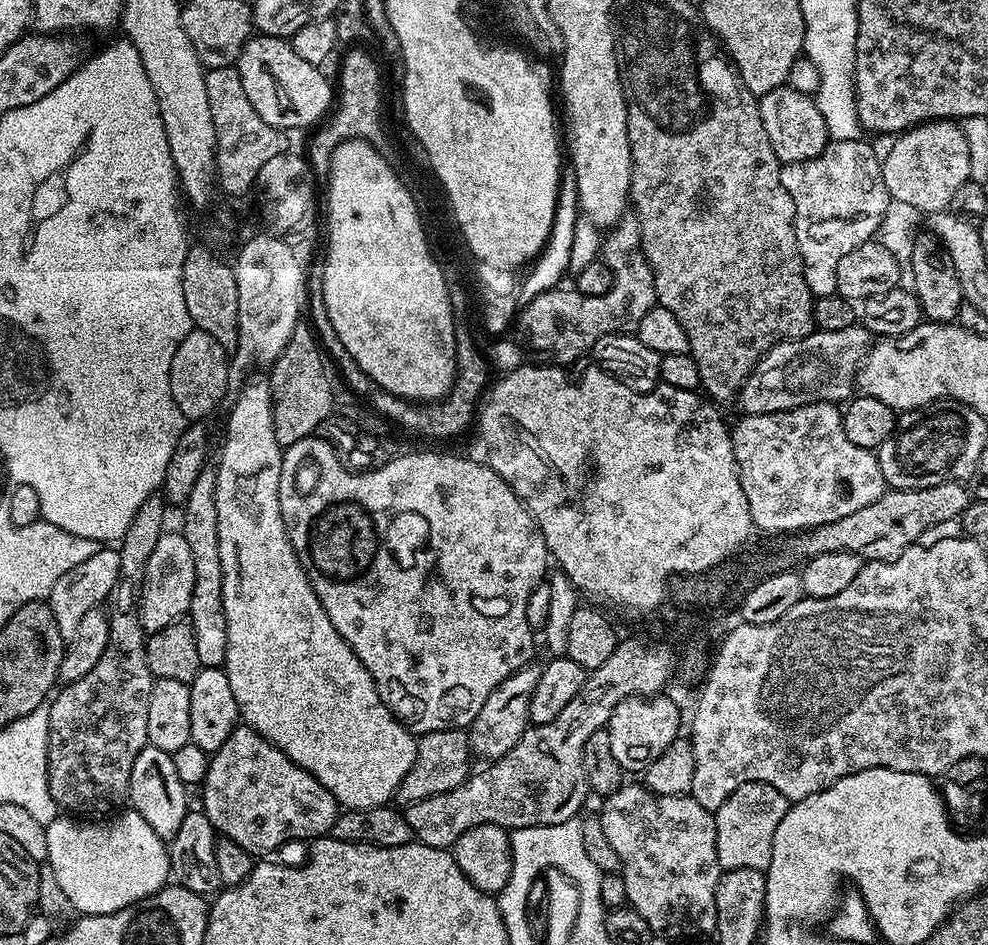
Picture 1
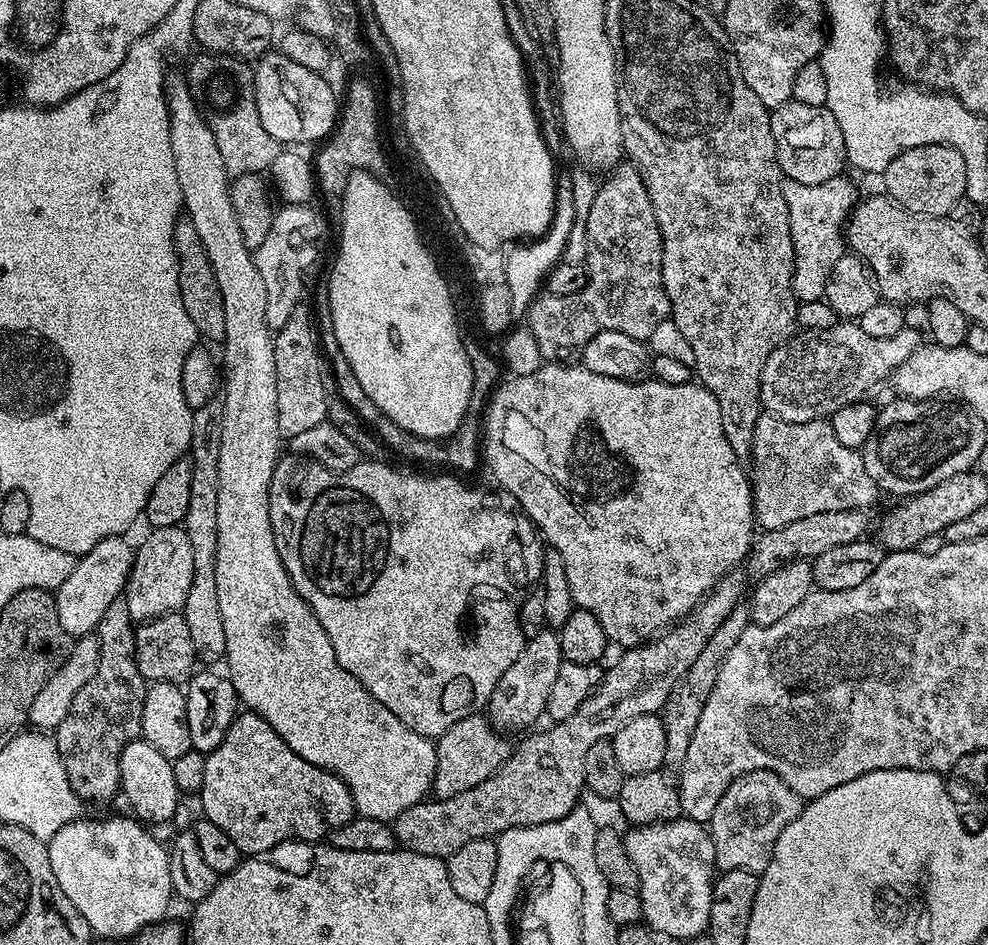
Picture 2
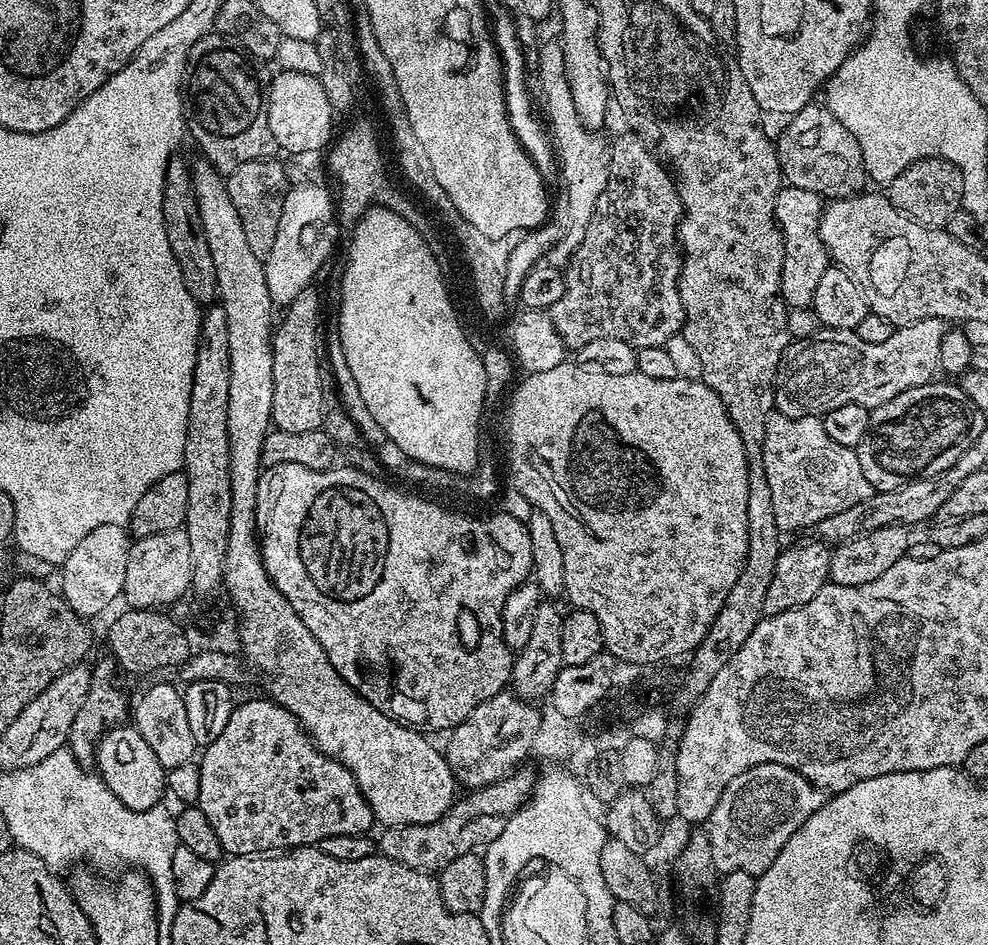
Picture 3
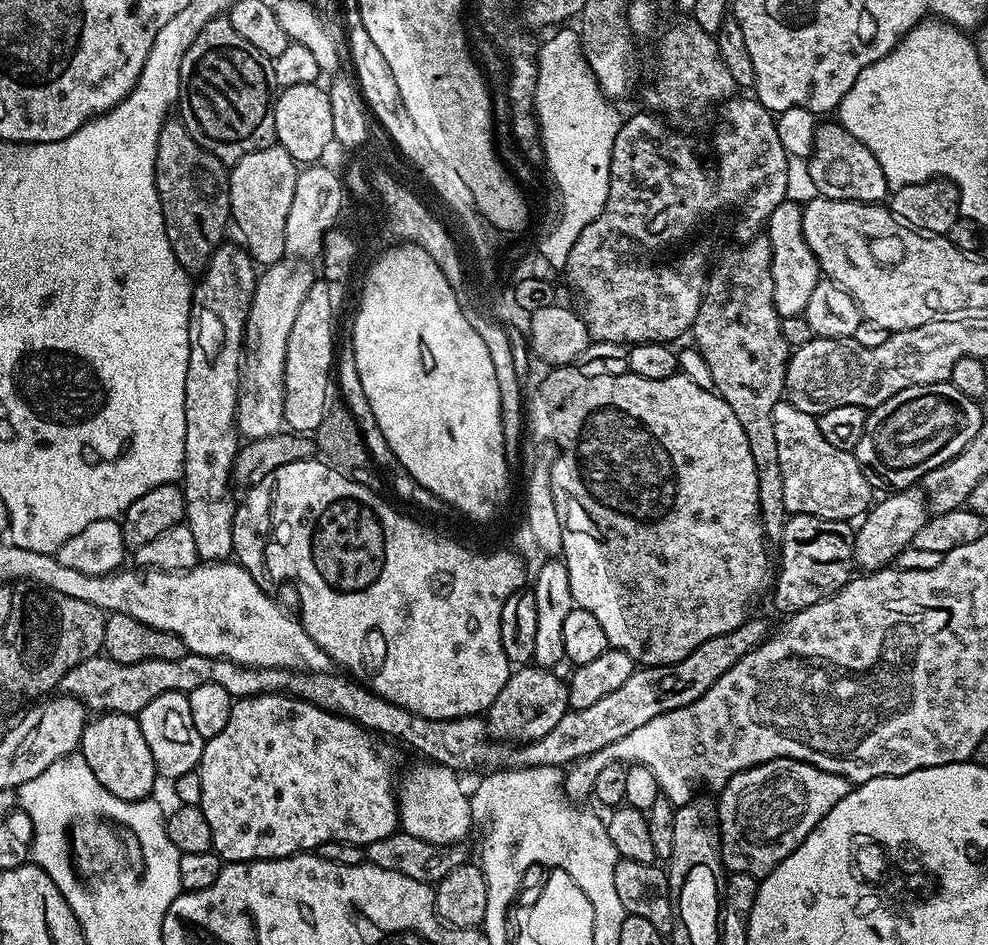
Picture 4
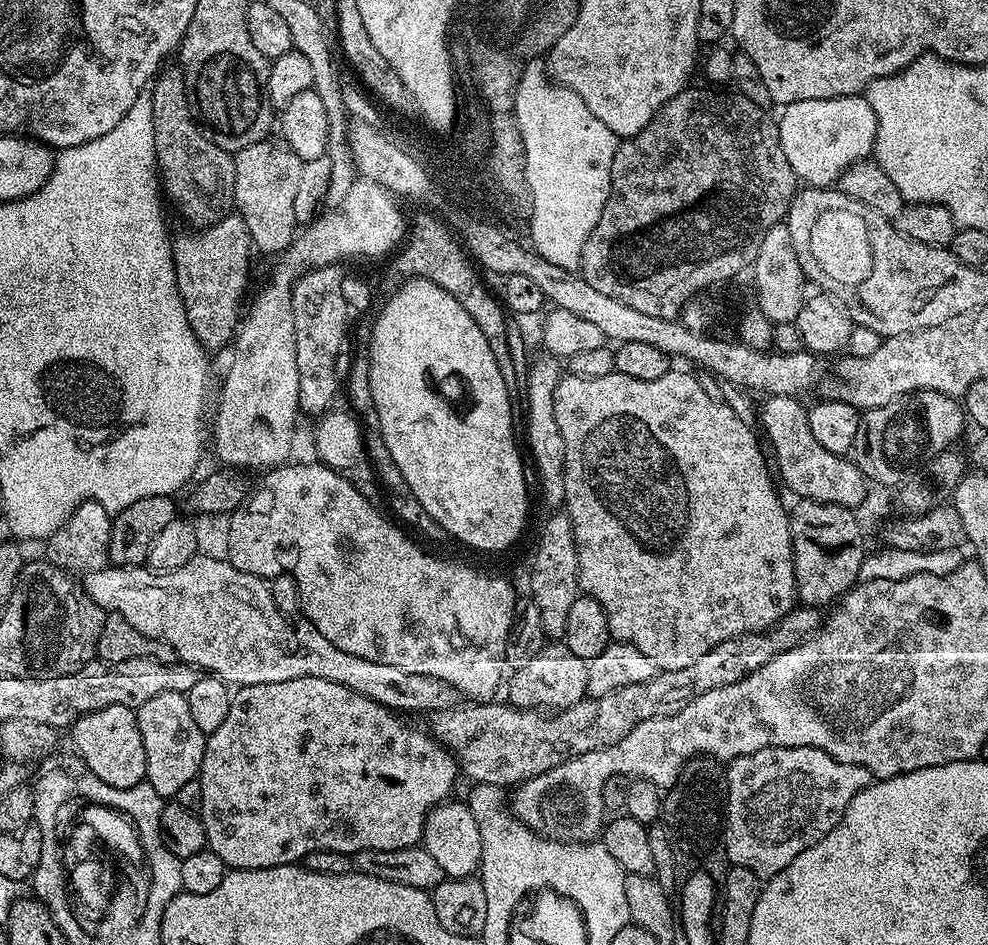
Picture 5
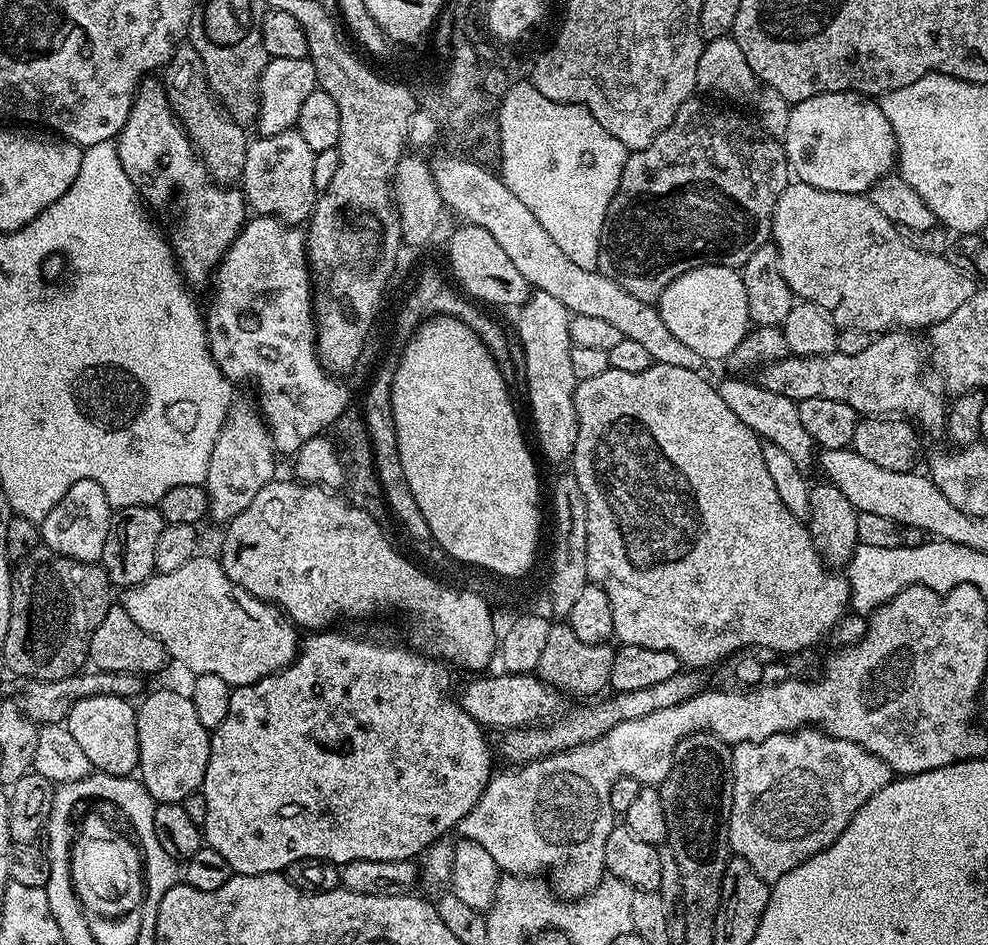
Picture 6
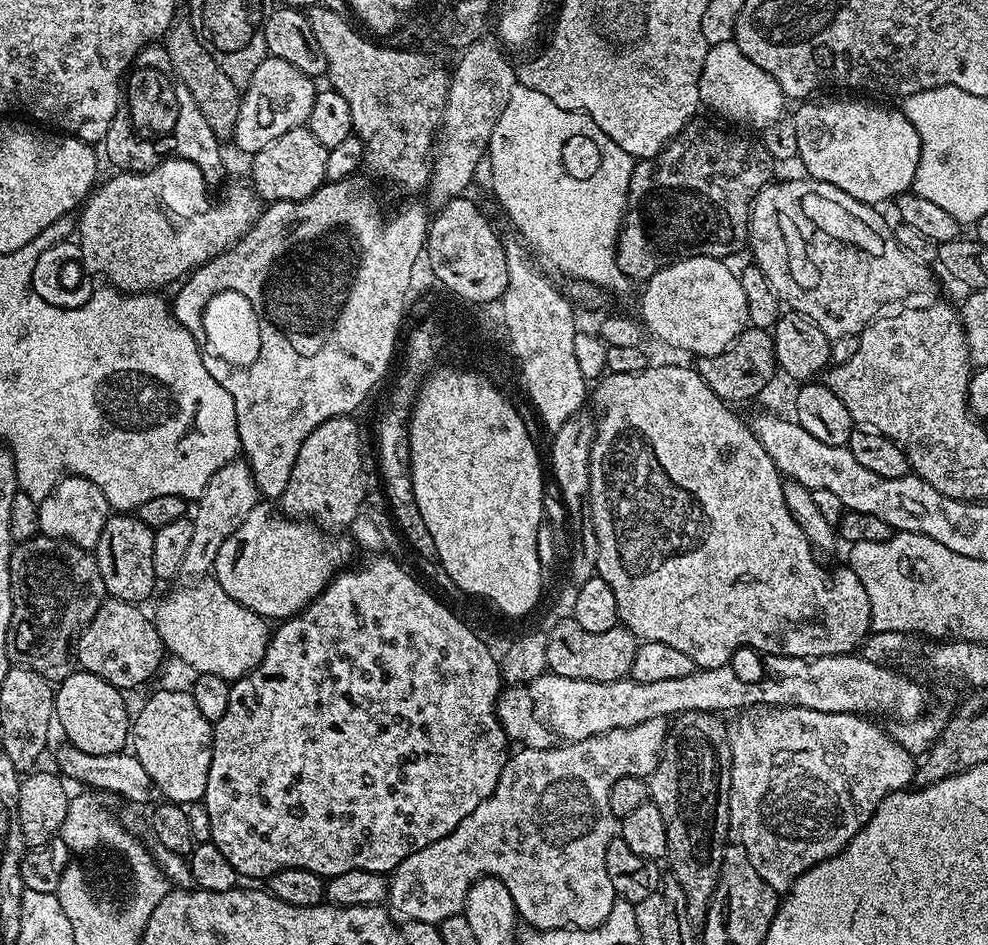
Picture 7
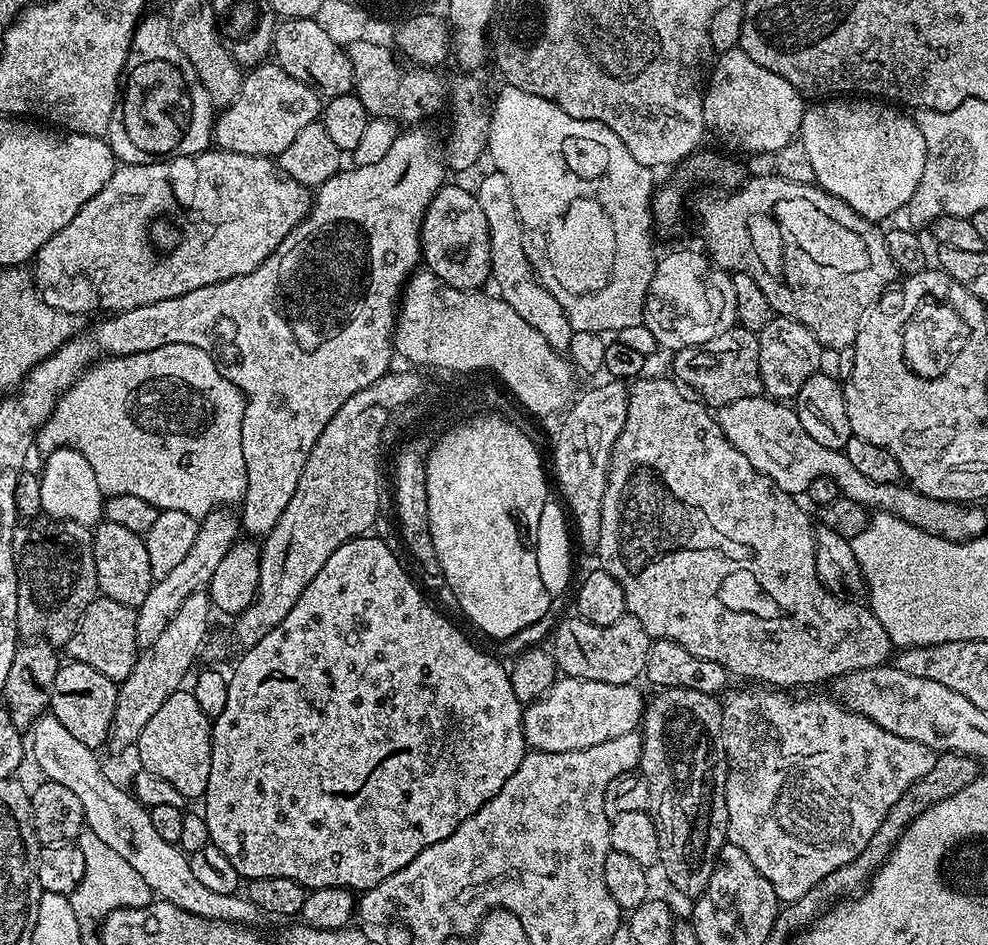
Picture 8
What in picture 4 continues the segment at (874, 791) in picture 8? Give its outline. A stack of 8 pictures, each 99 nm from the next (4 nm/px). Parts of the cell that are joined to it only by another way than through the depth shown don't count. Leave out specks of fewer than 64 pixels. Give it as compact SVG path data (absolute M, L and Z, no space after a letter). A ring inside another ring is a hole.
M778 758L734 774L718 792L720 853L729 873L769 876L787 856L846 798L850 781L801 760Z

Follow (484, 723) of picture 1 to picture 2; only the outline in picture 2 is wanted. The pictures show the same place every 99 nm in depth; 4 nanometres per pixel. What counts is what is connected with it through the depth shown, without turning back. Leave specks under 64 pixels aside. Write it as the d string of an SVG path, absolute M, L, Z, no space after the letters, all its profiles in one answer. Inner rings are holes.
M545 628L529 637L517 661L502 674L498 686L494 686L494 694L488 699L486 709L488 723L499 731L512 734L514 730L532 725L540 716L542 718L563 661L560 637L553 629Z

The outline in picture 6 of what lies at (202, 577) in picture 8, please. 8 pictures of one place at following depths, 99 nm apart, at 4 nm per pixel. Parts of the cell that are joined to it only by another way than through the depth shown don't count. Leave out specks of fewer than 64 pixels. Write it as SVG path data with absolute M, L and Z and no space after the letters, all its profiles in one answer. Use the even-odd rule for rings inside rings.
M240 401L235 403L229 409L229 416L219 432L218 441L214 444L214 451L210 454L210 464L207 466L204 489L208 495L209 517L221 524L226 524L250 506L250 502L257 497L257 494L275 479L277 475L276 460L278 461L278 458L272 444L272 437L268 433L267 424L263 421L259 409L253 403L252 405L240 403Z

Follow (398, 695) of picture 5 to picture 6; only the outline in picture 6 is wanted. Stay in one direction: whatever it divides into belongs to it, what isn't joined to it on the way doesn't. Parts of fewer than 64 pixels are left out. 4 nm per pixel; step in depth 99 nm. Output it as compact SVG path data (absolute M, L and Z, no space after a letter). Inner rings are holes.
M197 554L178 570L154 574L146 582L123 589L122 596L122 607L126 614L130 614L130 618L134 618L134 622L138 622L142 630L146 630L146 634L154 634L154 638L162 642L175 663L177 660L178 663L185 664L196 676L218 674L218 678L226 678L226 682L233 686L253 684L282 671L298 655L297 625L268 601L250 594L245 588L238 586L238 582L230 582L219 559L213 555ZM480 674L472 678L472 681L458 693L458 699L462 710L466 710L466 714L470 714L470 718L474 718L485 729L500 728L499 730L507 730L536 726L547 721L553 715L551 712L556 708L557 693L549 688L539 675L484 675L488 674Z

